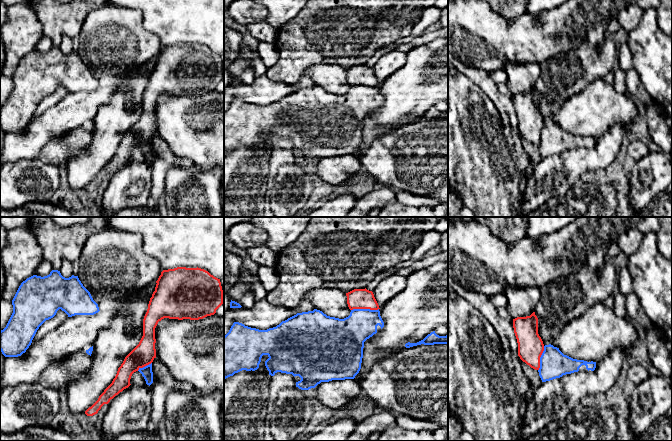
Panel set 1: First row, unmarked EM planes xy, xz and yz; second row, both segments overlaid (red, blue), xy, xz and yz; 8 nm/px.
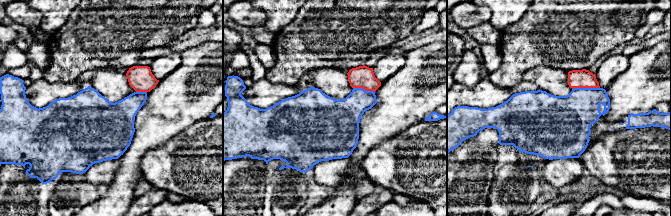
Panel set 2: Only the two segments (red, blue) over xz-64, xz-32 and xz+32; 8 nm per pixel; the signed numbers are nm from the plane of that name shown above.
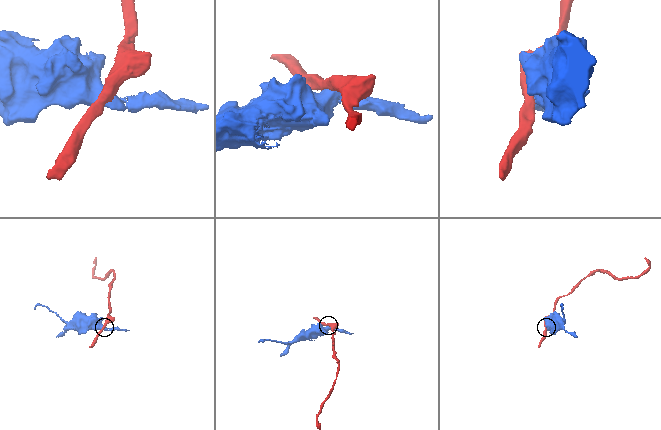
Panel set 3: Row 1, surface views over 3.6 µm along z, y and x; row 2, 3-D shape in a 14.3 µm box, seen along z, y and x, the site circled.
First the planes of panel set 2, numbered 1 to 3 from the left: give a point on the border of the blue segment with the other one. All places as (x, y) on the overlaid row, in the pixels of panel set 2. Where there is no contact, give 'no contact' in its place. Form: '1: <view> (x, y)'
1: xz-64 (141, 91)
2: xz-32 (364, 89)
3: xz+32 (585, 87)

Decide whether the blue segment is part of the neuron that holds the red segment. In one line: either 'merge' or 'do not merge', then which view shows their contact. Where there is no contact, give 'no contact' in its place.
do not merge | xz

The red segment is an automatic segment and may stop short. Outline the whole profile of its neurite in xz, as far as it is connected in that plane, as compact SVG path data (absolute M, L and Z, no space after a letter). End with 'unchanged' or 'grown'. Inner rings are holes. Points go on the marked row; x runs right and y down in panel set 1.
M354 289L348 293L347 304L350 310L353 309L370 309L378 310L379 305L372 291L365 289Z | unchanged

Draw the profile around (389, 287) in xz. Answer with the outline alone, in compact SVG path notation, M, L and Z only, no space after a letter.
M394 273L382 281L377 282L377 287L373 291L374 297L382 308L389 300L396 296L406 287L406 277Z

